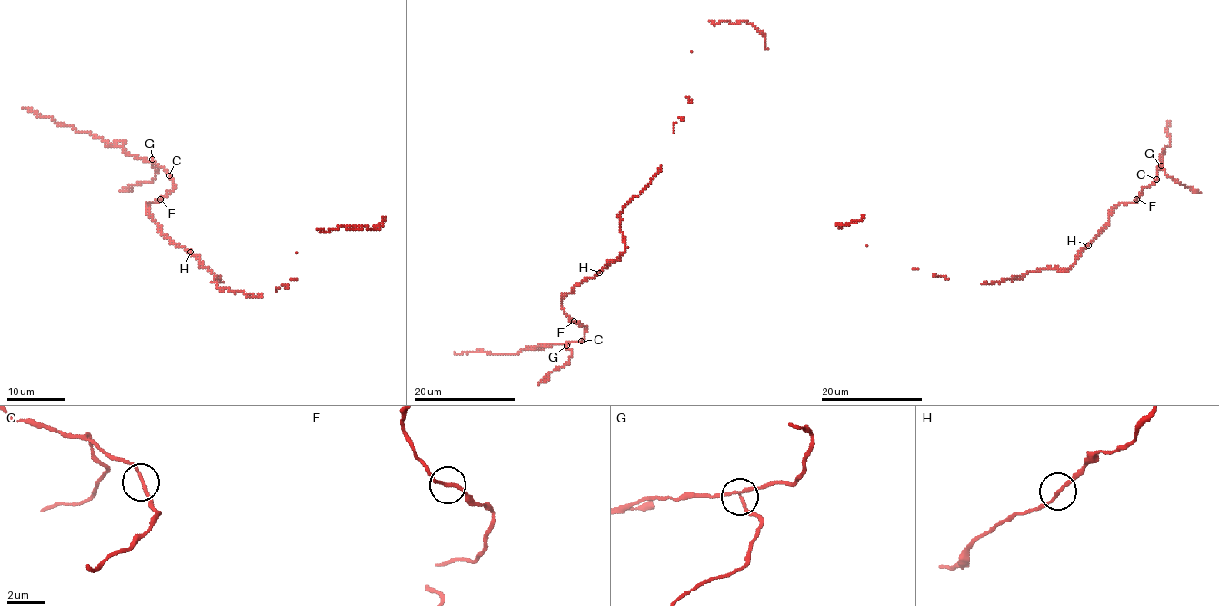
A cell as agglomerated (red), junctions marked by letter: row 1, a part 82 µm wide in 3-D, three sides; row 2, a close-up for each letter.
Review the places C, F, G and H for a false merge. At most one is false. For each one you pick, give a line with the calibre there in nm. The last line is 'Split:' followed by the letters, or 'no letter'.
G: Thickness 150 nm
Split: G

